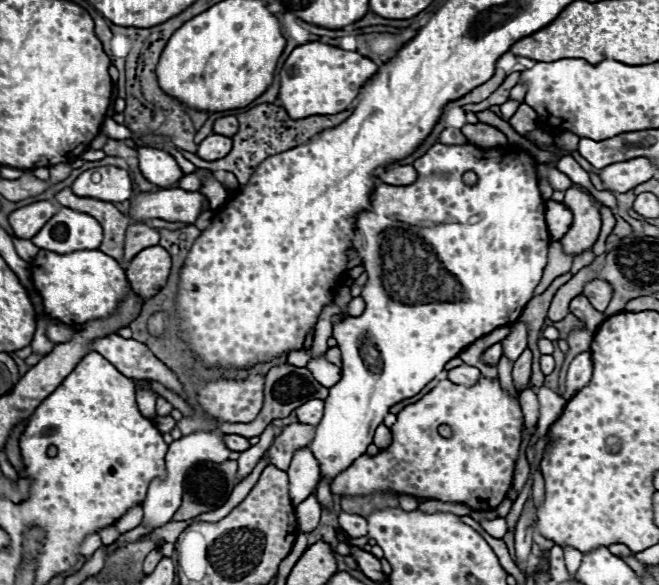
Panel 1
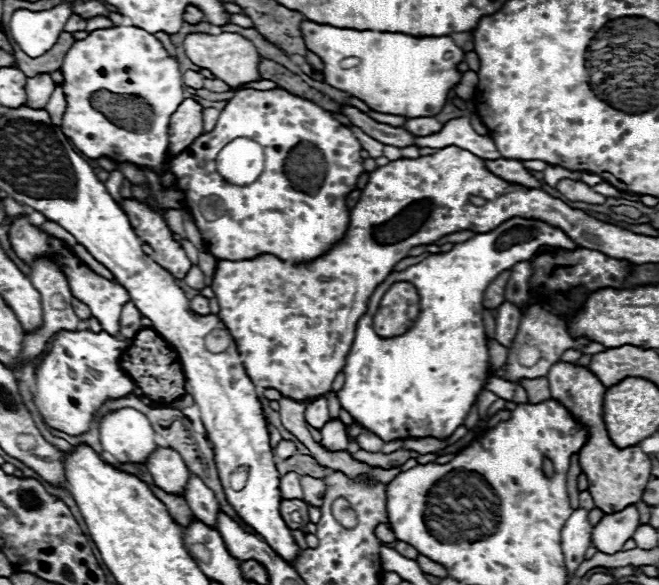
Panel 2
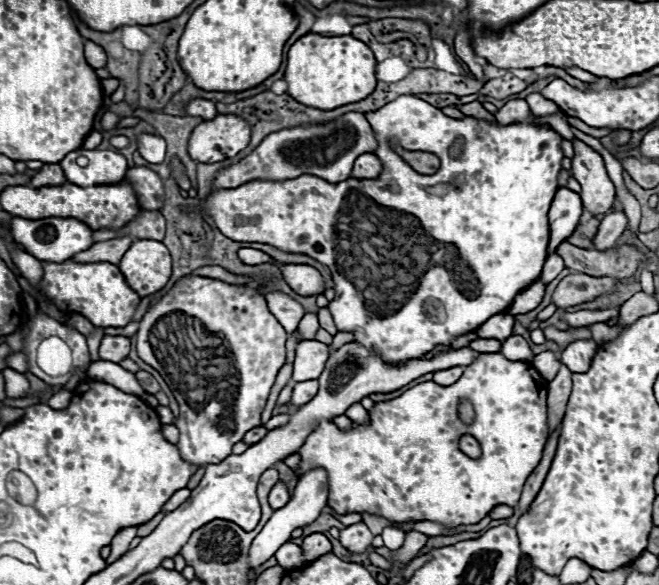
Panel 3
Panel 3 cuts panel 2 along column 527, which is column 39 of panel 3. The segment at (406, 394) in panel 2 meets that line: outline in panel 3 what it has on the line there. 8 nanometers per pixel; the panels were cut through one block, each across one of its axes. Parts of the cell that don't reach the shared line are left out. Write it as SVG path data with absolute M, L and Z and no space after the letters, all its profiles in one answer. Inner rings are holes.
M12 218L10 230L14 240L24 246L28 254L42 262L66 262L74 254L90 248L92 242L92 230L74 218L40 218L40 220L26 220L26 218Z

